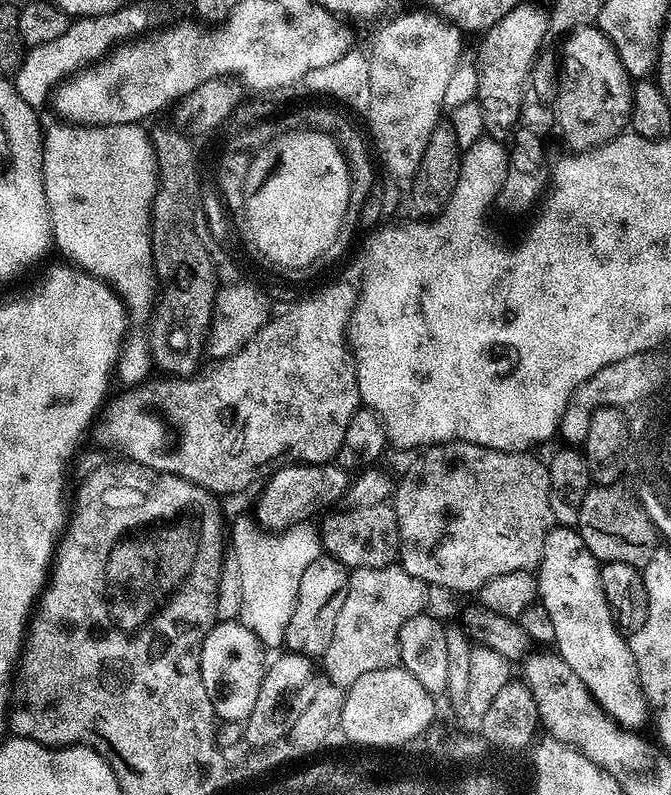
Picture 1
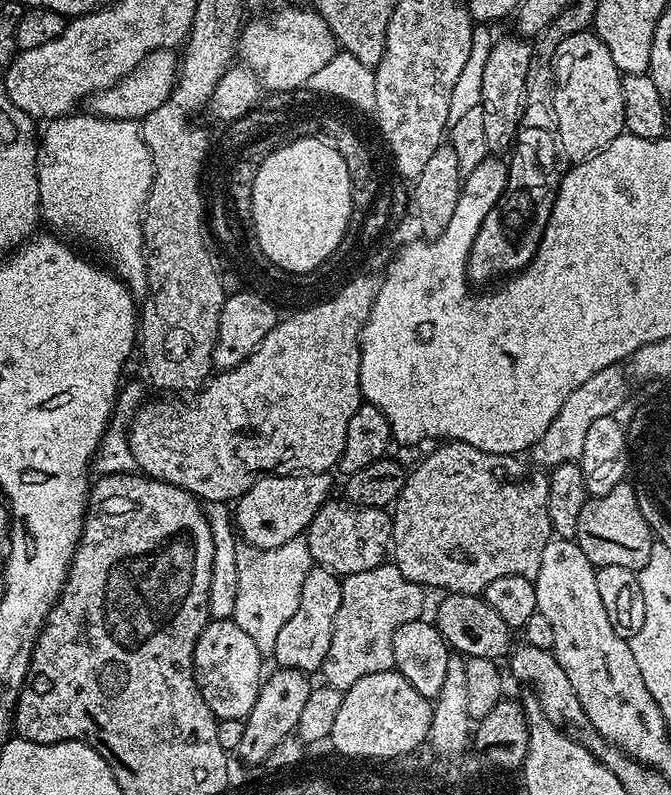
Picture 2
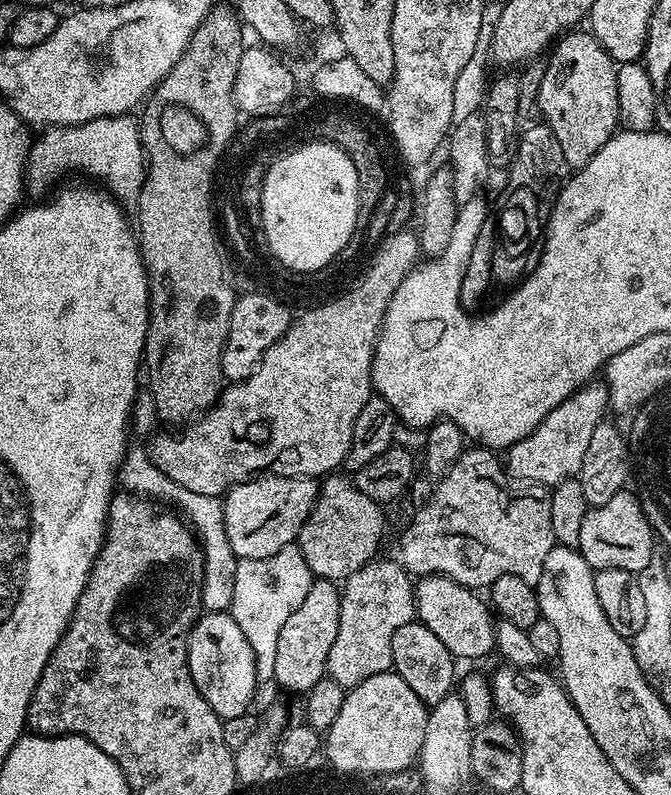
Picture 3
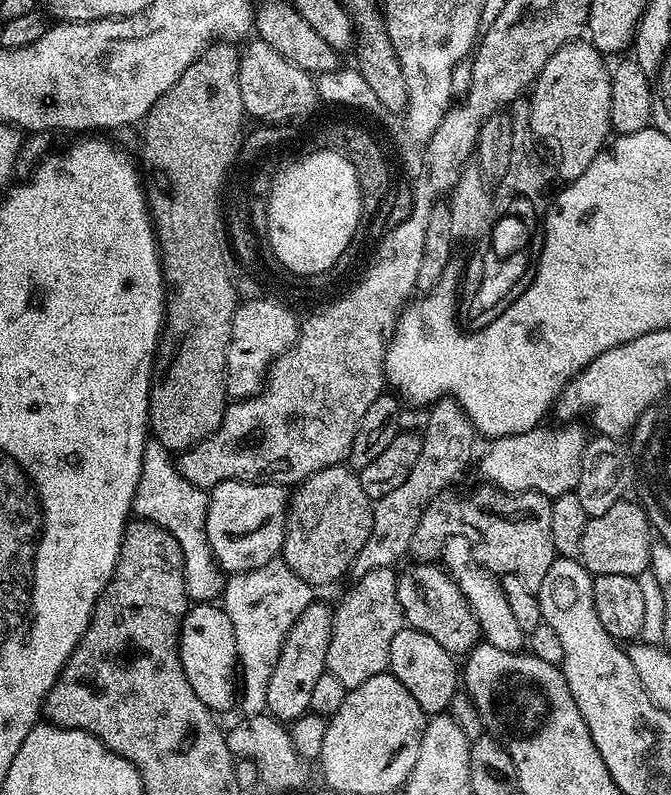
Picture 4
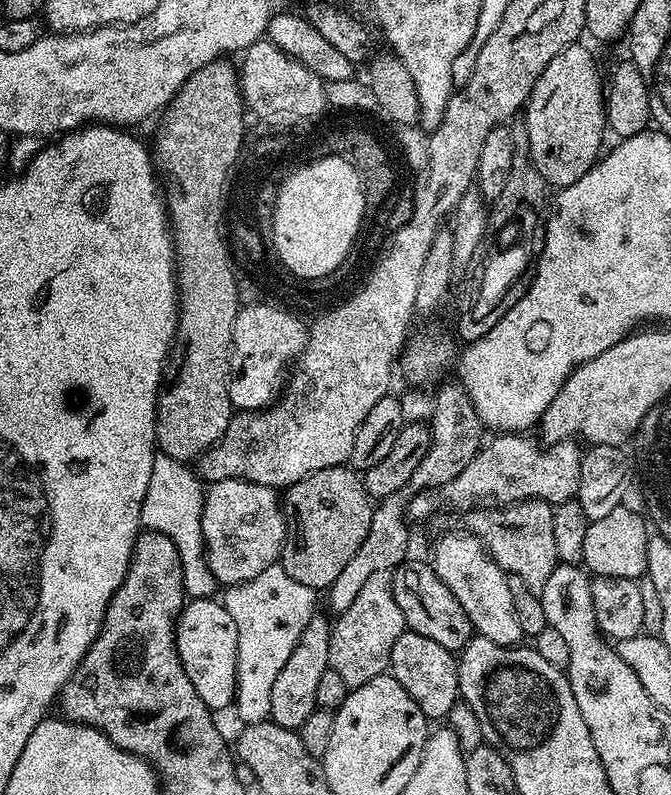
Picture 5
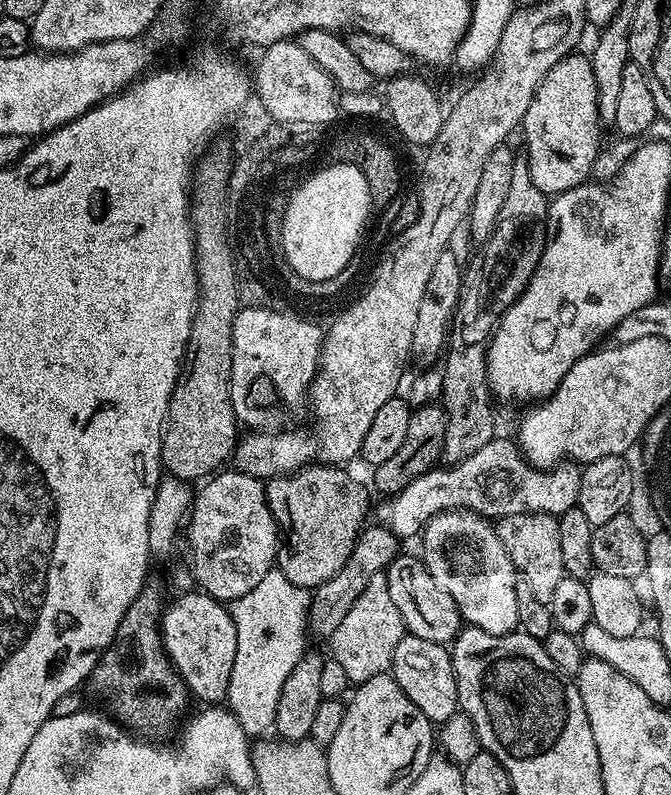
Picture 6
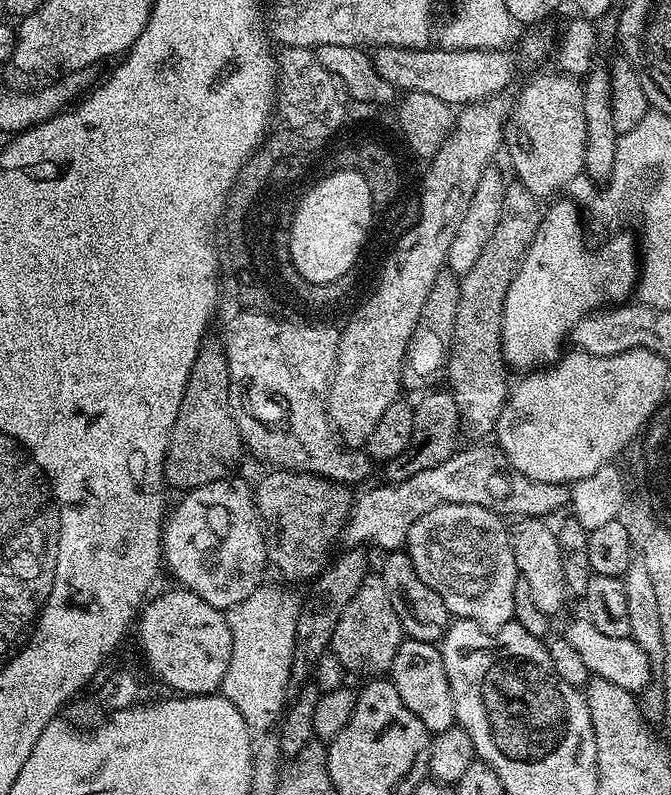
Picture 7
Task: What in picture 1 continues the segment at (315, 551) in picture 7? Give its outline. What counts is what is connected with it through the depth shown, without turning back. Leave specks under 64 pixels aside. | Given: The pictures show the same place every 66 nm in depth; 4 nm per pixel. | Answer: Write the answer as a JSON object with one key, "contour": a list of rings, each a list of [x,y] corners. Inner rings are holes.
{"contour":[[[385,502],[383,504],[379,504],[378,506],[351,506],[352,508],[348,508],[345,512],[336,512],[333,511],[331,514],[333,516],[328,516],[324,520],[324,525],[321,523],[319,525],[318,531],[320,534],[320,543],[322,545],[323,551],[327,553],[327,555],[333,556],[335,560],[338,561],[339,564],[343,564],[345,568],[351,570],[354,568],[386,568],[397,563],[399,554],[400,554],[400,535],[398,534],[398,518],[396,517],[396,509],[393,507],[391,503]]]}

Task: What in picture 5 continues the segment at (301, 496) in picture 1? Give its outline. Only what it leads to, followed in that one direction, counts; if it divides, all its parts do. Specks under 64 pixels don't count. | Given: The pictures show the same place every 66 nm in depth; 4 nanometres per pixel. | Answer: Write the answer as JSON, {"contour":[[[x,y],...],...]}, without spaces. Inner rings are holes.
{"contour":[[[218,480],[207,489],[201,516],[204,550],[217,585],[241,584],[277,563],[286,521],[277,489],[249,480]]]}

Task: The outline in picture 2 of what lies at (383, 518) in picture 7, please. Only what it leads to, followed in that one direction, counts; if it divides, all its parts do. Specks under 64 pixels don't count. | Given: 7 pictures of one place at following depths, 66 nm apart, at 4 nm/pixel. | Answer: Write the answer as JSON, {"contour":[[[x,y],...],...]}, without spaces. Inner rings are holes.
{"contour":[[[623,367],[598,370],[591,378],[586,378],[566,402],[562,402],[562,410],[558,410],[558,418],[550,424],[550,430],[542,434],[542,438],[530,450],[531,463],[544,470],[557,468],[560,464],[571,464],[579,461],[582,446],[586,446],[586,434],[590,431],[590,422],[594,418],[611,416],[619,413],[619,408],[628,400],[628,380],[624,377]]]}

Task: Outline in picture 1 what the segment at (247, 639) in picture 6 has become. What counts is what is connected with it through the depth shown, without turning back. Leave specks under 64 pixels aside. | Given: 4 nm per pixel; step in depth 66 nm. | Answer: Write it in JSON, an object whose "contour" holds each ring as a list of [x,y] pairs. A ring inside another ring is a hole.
{"contour":[[[251,515],[240,516],[230,524],[230,552],[238,562],[241,575],[239,623],[254,633],[265,649],[281,647],[286,638],[286,626],[290,626],[290,614],[294,614],[298,598],[298,582],[302,582],[302,573],[305,572],[306,566],[310,566],[310,562],[314,562],[322,554],[317,525],[315,523],[312,525],[312,522],[301,522],[279,530],[265,530]]]}

